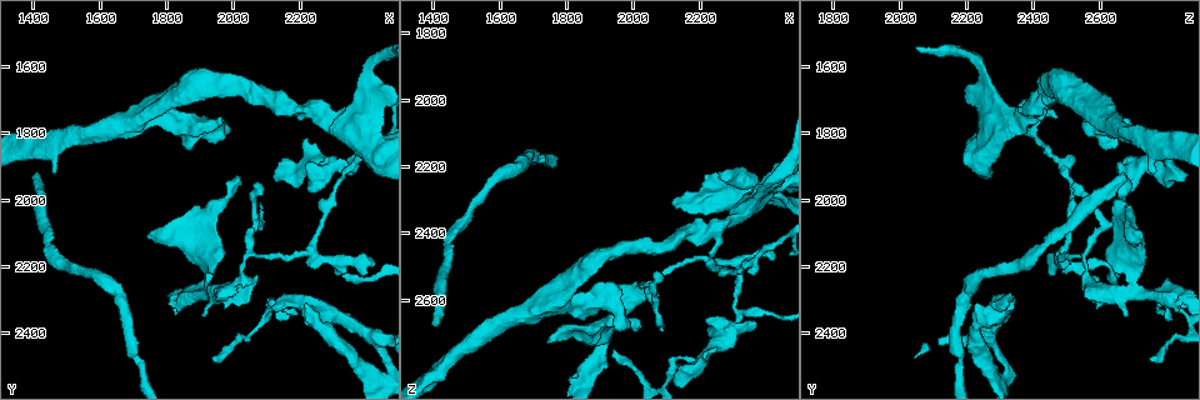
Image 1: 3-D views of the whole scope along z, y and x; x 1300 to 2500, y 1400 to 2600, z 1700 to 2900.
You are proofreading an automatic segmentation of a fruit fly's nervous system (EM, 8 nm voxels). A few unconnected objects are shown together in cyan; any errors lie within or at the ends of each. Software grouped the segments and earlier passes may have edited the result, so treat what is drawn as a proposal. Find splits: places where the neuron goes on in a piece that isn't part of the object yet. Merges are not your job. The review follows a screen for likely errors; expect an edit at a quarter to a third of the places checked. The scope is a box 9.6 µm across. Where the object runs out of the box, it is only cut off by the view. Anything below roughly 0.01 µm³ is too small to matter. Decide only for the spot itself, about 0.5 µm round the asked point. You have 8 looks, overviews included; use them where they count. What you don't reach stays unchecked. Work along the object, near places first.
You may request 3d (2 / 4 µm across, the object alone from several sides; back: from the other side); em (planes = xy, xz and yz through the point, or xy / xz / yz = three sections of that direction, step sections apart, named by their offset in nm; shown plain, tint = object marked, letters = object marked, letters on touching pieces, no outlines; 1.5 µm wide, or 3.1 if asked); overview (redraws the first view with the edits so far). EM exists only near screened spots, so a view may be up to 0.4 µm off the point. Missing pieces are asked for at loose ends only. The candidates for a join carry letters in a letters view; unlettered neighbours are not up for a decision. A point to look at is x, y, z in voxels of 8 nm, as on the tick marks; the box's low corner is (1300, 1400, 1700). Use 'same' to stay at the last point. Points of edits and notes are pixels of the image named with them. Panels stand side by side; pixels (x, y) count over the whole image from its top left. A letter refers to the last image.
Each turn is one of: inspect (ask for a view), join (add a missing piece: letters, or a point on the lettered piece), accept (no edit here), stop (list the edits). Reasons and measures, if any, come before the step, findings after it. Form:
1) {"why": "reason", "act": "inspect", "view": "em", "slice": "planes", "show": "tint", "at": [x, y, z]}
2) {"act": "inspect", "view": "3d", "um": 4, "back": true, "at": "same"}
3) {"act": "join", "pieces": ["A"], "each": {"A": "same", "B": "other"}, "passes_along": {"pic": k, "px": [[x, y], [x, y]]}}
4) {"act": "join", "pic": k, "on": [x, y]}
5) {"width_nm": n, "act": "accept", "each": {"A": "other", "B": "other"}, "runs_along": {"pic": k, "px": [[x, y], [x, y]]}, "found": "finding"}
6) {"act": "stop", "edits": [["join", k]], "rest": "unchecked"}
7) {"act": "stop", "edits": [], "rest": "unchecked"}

{"why": "branch stops here", "act": "inspect", "view": "em", "slice": "planes", "show": "letters", "at": [1450, 1910, 2770]}

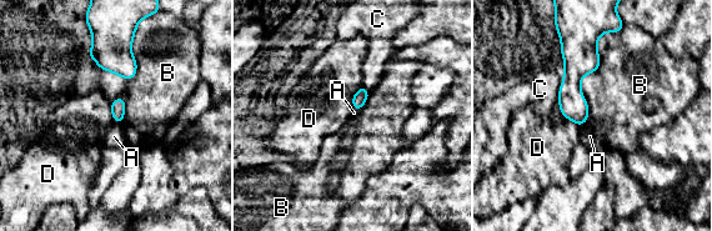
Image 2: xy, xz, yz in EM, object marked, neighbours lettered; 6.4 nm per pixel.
{"longest_contact_nm": ["B", 600], "act": "accept", "each": {"A": "other", "B": "other", "C": "other", "D": "other"}, "border": {"pic": 2, "px": [[110, 101], [113, 121]]}, "found": "none of them fits"}

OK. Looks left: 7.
{"why": "branch stops here", "act": "inspect", "view": "em", "slice": "xz", "step": 8, "show": "letters", "at": [2430, 2190, 2470]}

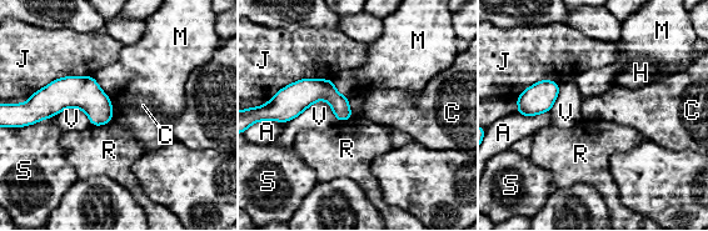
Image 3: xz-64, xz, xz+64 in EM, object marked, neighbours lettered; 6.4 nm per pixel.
{"act": "accept", "each": {"A": "other", "C": "other", "H": "other", "J": "other", "M": "other", "R": "other", "S": "other", "V": "other"}, "border": {"pic": 3, "px": [[348, 98], [348, 105], [353, 115]]}, "found": "none of them fits"}

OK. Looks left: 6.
{"why": "an open end", "act": "inspect", "view": "3d", "um": 2, "at": [2210, 1820, 2770]}

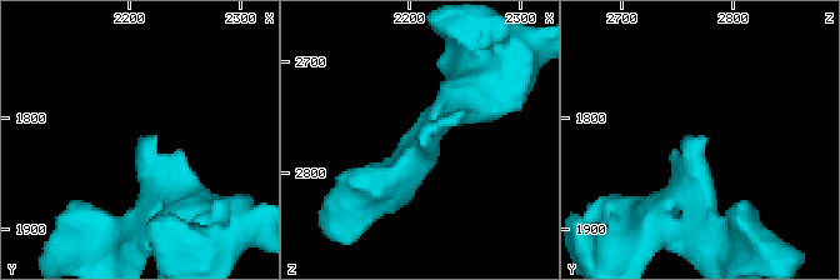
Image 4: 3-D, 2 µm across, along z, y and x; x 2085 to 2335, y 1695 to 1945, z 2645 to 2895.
{"why": "now the EM", "act": "inspect", "view": "em", "slice": "planes", "show": "tint", "at": [2212, 1816, 2770]}

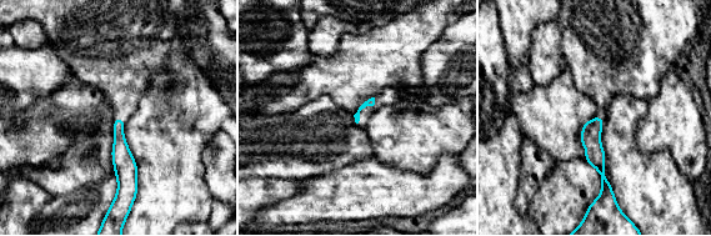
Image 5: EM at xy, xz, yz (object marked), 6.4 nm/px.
{"act": "inspect", "view": "em", "slice": "planes", "show": "letters", "at": "same"}

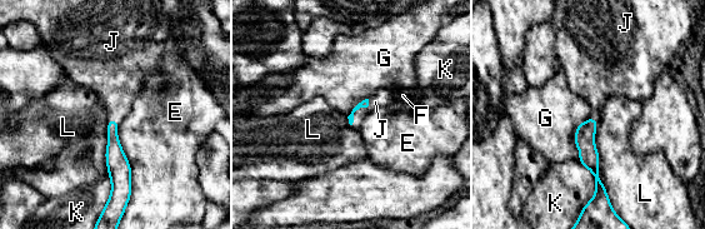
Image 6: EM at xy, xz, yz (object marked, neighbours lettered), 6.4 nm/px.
{"act": "join", "pieces": ["J"], "each": {"E": "other", "F": "other", "G": "other", "J": "same", "K": "other", "L": "other"}, "passes_along": {"pic": 6, "px": [[365, 103], [358, 109], [383, 98]]}, "found": "the neuron continues"}

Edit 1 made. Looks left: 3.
{"act": "stop", "edits": [["join", 6]], "rest": "unchecked"}

